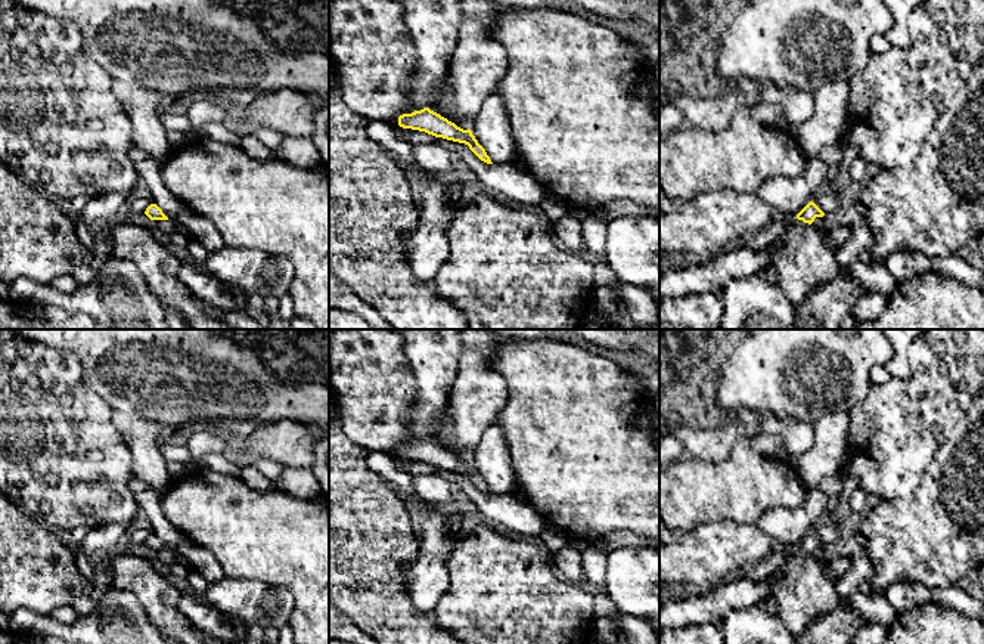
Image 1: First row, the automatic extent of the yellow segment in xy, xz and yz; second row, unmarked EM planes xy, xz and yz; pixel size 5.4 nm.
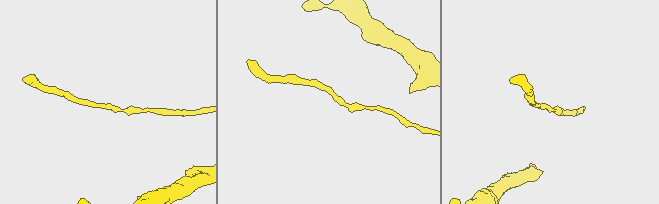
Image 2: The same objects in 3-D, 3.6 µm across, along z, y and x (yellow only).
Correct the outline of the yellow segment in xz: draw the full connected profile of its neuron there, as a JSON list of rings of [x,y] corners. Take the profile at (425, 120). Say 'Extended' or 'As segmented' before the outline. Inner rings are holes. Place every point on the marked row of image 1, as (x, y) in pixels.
As segmented. [[[429,108],[400,115],[398,126],[403,129],[425,131],[435,137],[465,143],[481,161],[493,164],[485,149],[478,143],[469,129],[463,130],[457,127],[454,123],[431,111]]]

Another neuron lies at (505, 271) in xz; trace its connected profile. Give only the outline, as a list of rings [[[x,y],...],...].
[[[481,195],[456,211],[447,239],[448,258],[431,284],[465,315],[469,329],[581,329],[595,264],[565,250],[544,216],[510,210],[494,196]]]

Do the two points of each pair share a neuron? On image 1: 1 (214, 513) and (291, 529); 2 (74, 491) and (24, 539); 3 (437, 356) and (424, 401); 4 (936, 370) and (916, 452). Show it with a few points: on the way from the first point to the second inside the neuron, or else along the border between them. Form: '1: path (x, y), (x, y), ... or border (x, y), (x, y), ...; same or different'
1: path (233, 522), (244, 529), (272, 529); same
2: border (15, 502), (55, 531); different
3: path (434, 367), (431, 390); same
4: path (936, 390), (936, 395), (916, 414), (916, 432); same

